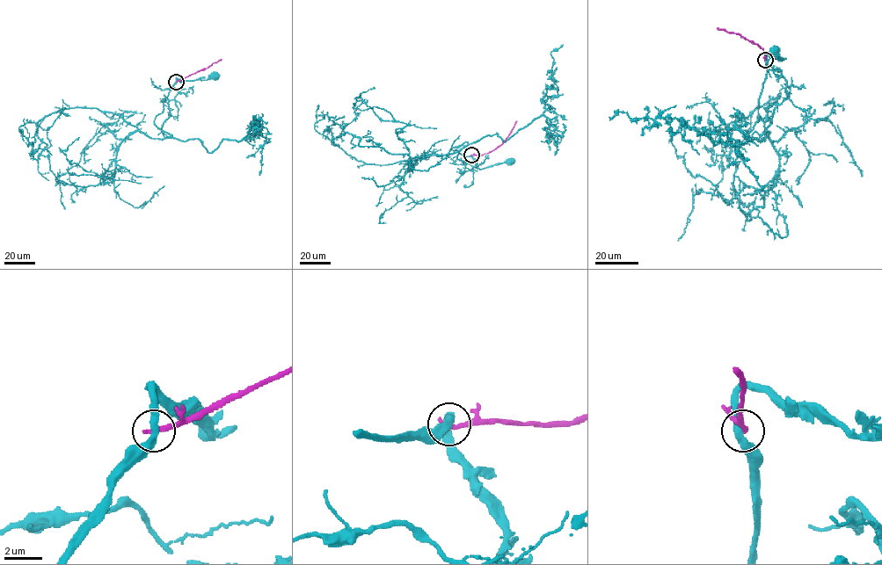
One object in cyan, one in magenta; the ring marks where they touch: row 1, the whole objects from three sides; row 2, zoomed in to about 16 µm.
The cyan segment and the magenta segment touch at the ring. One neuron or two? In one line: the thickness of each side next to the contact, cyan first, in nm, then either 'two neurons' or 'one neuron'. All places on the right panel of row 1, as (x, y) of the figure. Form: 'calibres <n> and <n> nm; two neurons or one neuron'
calibres 400 and 320 nm; two neurons

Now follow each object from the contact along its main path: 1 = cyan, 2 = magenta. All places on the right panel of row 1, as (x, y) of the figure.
1: (765, 60), (764, 55), (769, 54), (777, 60), (784, 58), (777, 57), (774, 51)
2: (765, 60), (763, 49), (756, 44), (739, 34), (717, 28)

